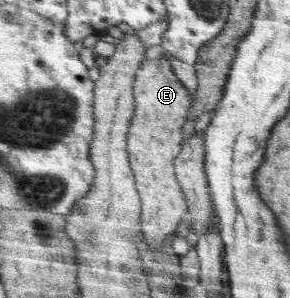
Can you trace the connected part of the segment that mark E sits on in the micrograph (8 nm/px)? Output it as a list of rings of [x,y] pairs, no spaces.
[[[167,54],[158,59],[146,59],[138,72],[135,94],[138,109],[130,132],[131,160],[144,207],[143,238],[147,244],[158,249],[165,245],[167,236],[175,234],[179,224],[189,214],[187,196],[179,182],[176,161],[185,145],[183,142],[187,141],[183,128],[189,120],[195,96],[179,78],[171,56]]]

